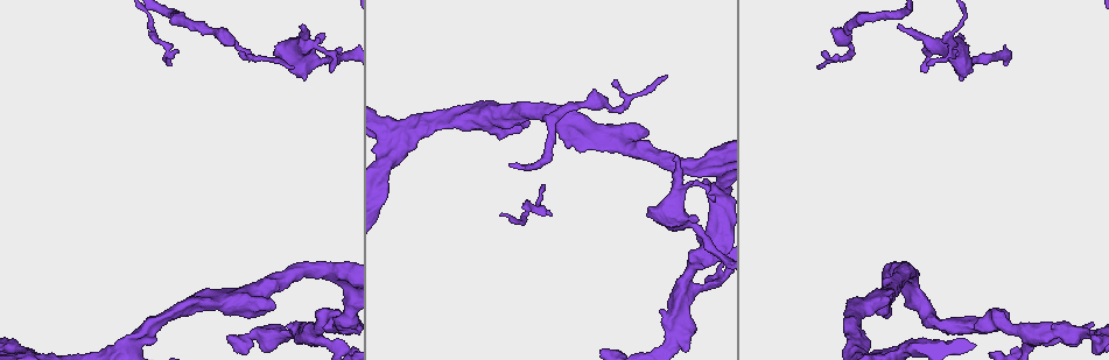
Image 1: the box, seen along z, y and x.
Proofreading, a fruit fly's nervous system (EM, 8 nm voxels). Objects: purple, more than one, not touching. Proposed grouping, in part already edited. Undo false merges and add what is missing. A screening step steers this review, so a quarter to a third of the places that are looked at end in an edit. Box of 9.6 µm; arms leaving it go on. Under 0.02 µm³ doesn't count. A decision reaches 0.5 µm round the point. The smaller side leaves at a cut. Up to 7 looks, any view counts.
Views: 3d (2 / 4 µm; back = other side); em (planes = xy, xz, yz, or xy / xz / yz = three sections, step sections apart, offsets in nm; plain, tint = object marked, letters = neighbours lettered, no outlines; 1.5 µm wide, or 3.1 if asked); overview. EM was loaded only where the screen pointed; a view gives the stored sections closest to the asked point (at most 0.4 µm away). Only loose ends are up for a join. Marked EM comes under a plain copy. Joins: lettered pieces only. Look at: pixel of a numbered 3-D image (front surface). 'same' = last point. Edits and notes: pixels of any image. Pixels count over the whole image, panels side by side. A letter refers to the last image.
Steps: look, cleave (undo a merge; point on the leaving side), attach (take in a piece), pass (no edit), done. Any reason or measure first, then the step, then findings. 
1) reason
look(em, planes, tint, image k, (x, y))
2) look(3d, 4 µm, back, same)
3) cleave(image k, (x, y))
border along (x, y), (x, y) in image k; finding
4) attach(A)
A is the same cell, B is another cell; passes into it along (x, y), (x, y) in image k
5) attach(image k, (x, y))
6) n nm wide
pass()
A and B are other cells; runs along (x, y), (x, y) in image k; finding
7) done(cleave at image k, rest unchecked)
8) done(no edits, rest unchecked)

free end
look(em, xy, step 4, letters, image 1, (305, 24))

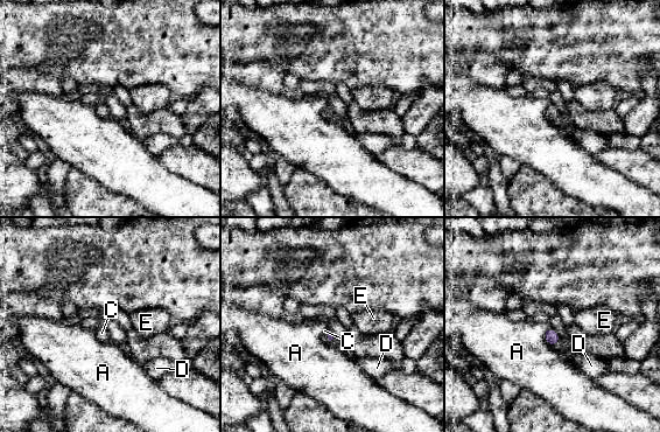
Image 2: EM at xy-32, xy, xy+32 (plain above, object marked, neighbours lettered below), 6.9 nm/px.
look(em, yz, step 8, letters, same)

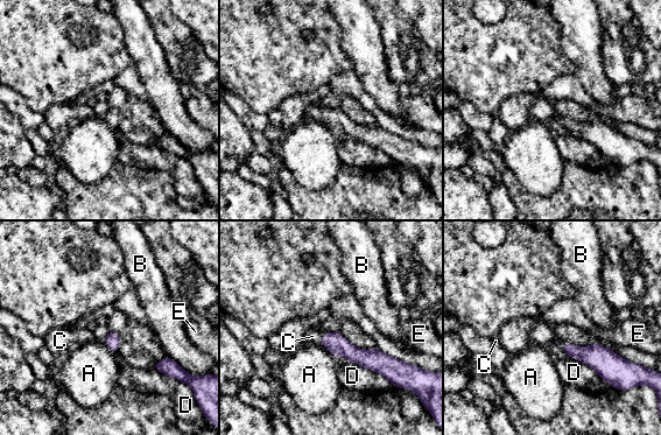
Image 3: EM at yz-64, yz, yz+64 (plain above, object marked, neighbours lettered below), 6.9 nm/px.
D touches over 400 nm
attach(C)
C is the same cell, A, B, D and E are other cells; passes into it along (333, 342), (322, 339), (313, 336) in image 3; the cell continues

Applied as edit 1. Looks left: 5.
sudden change in width
look(em, planes, tint, image 1, (709, 287))

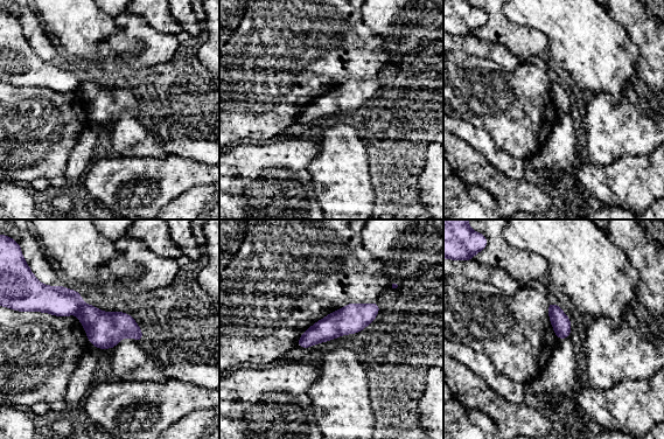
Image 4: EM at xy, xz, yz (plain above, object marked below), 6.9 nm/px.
look(em, planes, letters, same)

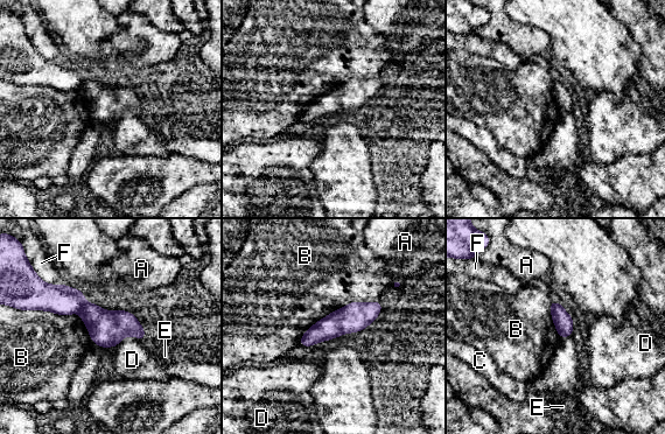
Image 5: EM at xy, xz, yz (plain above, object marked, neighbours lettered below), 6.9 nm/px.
80 nm wide
cleave(image 5, (106, 328))
A, B, C, D, E and F are other cells; a second cell is stuck on

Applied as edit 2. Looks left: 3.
done(attach at image 3, cleave at image 5, rest unchecked)

